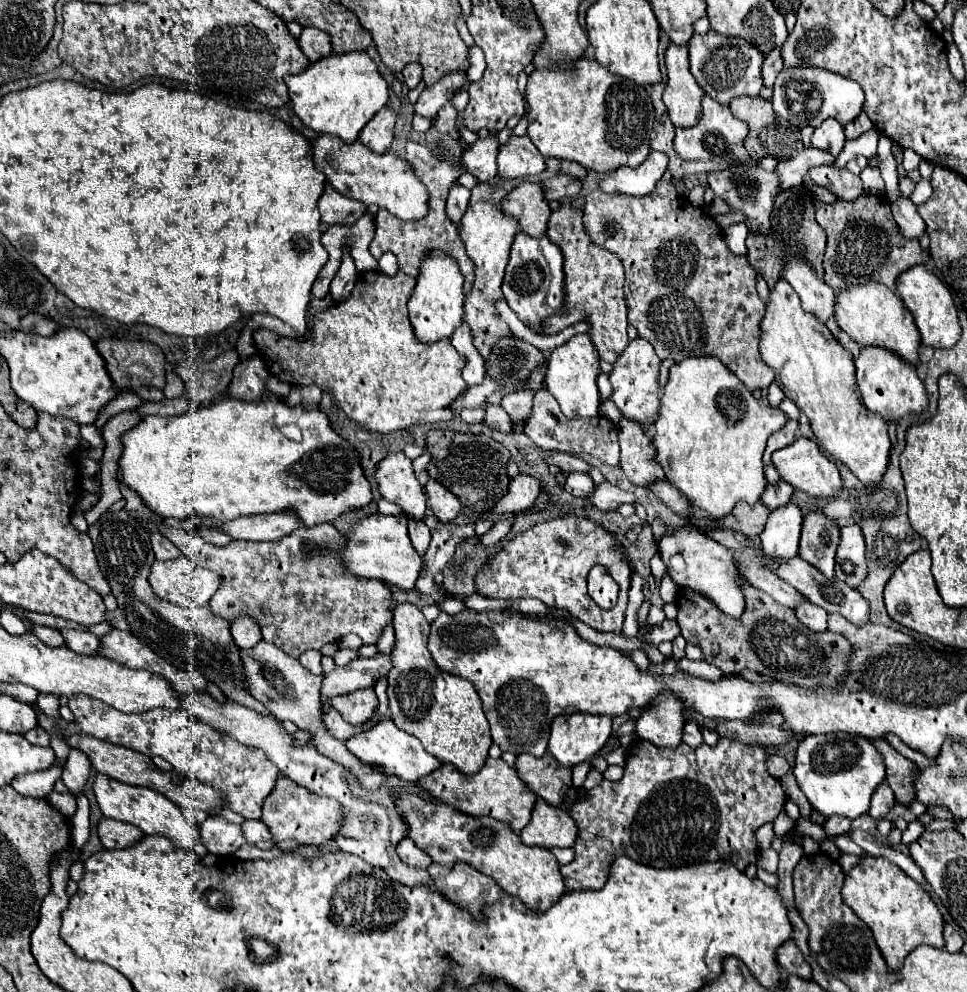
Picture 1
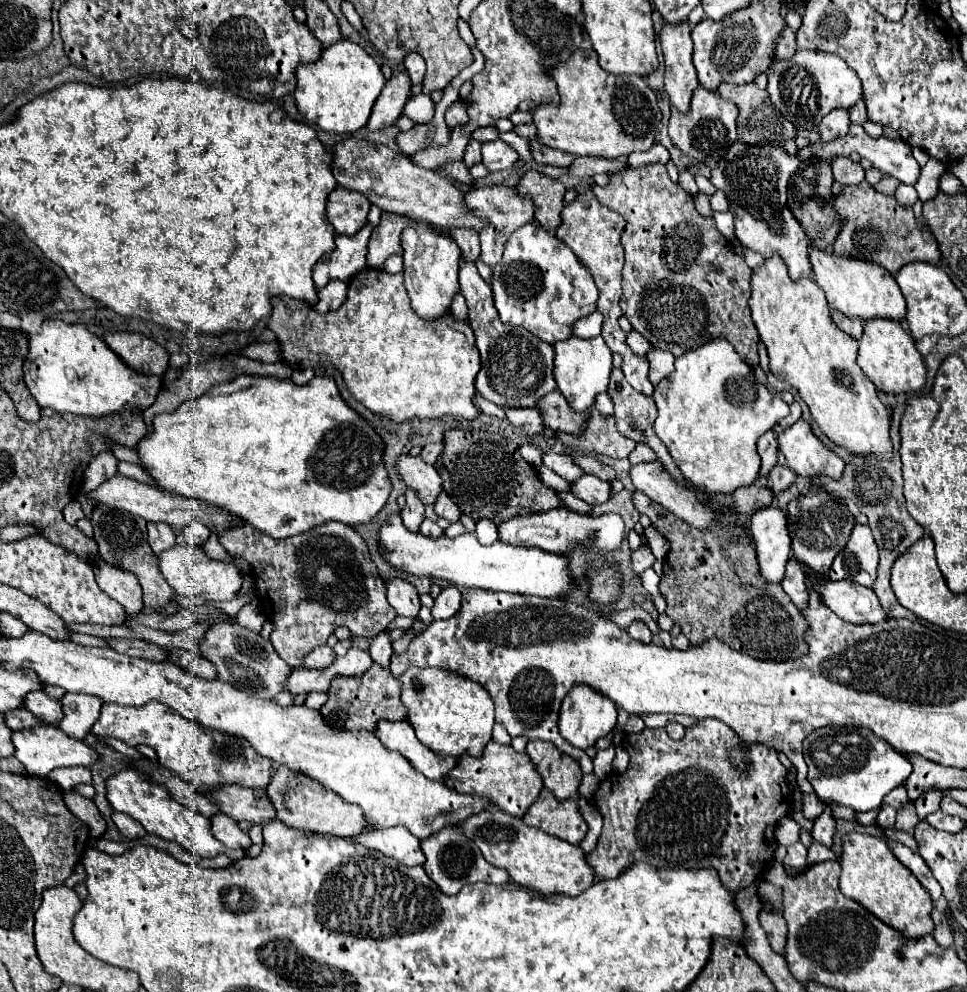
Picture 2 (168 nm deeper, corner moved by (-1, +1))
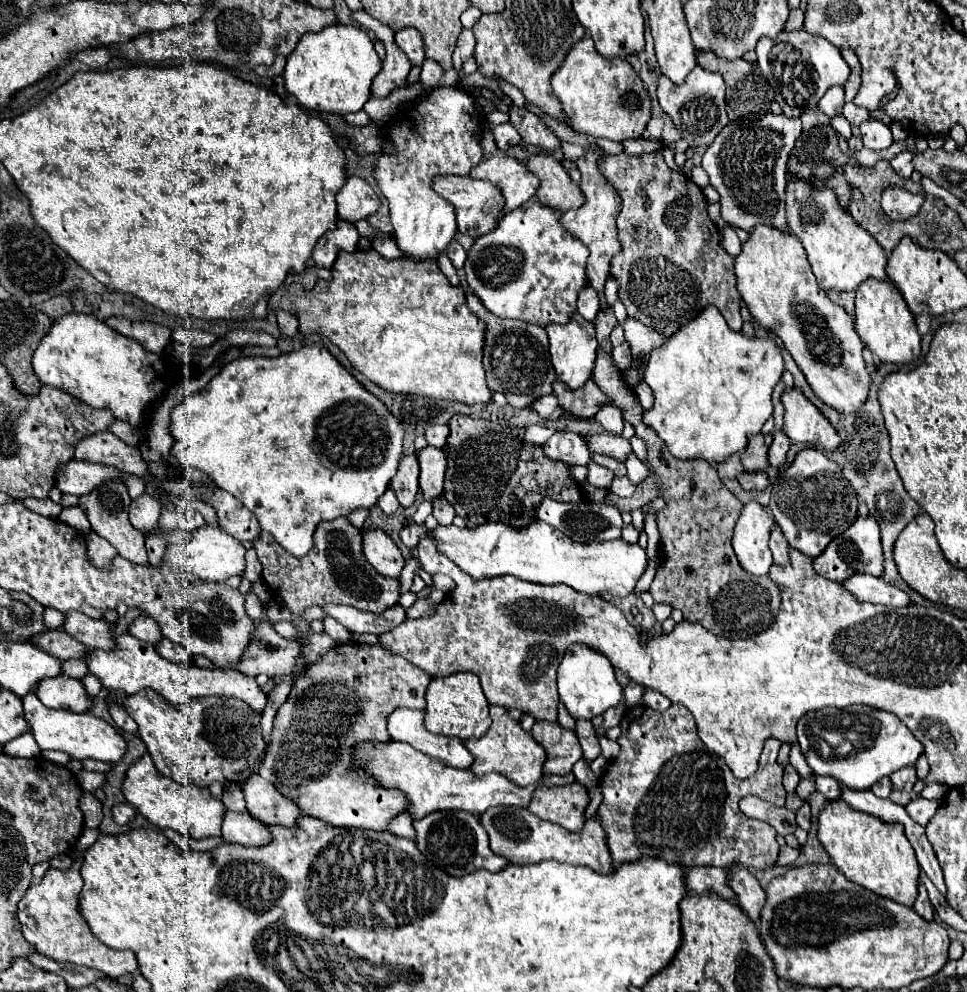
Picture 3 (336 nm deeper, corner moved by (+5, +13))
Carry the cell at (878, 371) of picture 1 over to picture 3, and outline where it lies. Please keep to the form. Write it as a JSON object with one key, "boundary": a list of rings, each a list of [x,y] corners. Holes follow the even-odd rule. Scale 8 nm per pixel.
{"boundary":[[[865,281],[855,291],[855,331],[863,345],[883,363],[907,365],[919,359],[921,337],[915,327],[915,317],[909,313],[901,293],[889,281]]]}

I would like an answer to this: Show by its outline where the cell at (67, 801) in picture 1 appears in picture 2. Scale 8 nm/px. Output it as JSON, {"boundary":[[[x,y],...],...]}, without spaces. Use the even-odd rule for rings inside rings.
{"boundary":[[[67,791],[65,801],[67,801],[67,807],[71,809],[71,813],[75,813],[75,817],[79,817],[85,825],[89,825],[93,839],[99,839],[105,833],[107,825],[105,825],[103,817],[99,815],[99,809],[95,807],[95,803],[91,799],[85,799],[75,791]]]}

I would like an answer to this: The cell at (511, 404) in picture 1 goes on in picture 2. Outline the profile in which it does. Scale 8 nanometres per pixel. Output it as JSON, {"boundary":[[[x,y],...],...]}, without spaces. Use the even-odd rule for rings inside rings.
{"boundary":[[[559,391],[547,393],[539,401],[537,407],[543,413],[545,427],[549,427],[553,431],[573,433],[573,435],[583,433],[589,417],[591,417],[591,409],[585,409],[585,411],[579,411],[579,413],[575,409],[571,409],[567,399]]]}

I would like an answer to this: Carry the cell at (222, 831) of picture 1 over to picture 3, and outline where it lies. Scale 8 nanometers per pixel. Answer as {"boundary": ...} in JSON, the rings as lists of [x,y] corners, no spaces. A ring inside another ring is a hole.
{"boundary":[[[225,811],[223,817],[223,839],[227,843],[239,843],[245,847],[265,845],[269,841],[269,831],[249,813],[233,813]]]}

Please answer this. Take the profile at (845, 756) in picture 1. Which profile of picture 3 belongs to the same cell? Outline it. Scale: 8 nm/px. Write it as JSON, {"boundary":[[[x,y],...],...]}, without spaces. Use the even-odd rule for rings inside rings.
{"boundary":[[[853,705],[843,709],[825,707],[825,709],[805,713],[805,717],[801,717],[801,721],[797,723],[797,741],[801,745],[801,753],[805,755],[809,767],[817,775],[829,775],[849,789],[871,789],[879,779],[889,777],[891,773],[903,767],[915,765],[917,757],[923,751],[923,745],[895,715],[865,705]]]}

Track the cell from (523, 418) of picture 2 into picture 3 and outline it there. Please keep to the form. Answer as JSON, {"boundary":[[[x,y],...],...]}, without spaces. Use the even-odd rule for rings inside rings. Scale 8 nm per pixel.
{"boundary":[[[547,395],[547,397],[539,397],[531,407],[531,411],[535,411],[539,417],[543,419],[559,419],[563,415],[563,409],[557,405],[555,395]]]}

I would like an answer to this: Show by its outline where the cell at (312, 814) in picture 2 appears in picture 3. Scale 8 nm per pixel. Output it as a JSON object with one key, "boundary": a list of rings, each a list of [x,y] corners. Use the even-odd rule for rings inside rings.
{"boundary":[[[345,643],[333,647],[317,665],[309,667],[305,677],[301,677],[287,701],[279,707],[275,715],[275,725],[271,733],[271,747],[263,765],[259,767],[259,775],[271,781],[283,797],[297,801],[297,807],[303,815],[313,815],[317,819],[329,821],[337,827],[361,827],[373,831],[385,831],[389,819],[405,811],[405,797],[397,791],[381,789],[371,785],[371,779],[363,773],[349,771],[349,751],[359,741],[389,741],[389,733],[385,727],[385,717],[397,707],[423,709],[425,699],[423,693],[431,681],[423,669],[413,667],[403,657],[391,655],[381,645],[357,645]]]}

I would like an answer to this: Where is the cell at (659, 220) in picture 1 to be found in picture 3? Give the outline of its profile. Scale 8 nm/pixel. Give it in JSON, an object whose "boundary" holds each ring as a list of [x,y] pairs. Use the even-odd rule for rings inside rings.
{"boundary":[[[659,151],[645,155],[605,155],[599,159],[599,173],[623,199],[623,209],[617,217],[621,253],[611,261],[611,275],[619,285],[619,299],[631,319],[655,329],[663,337],[671,337],[677,329],[693,321],[707,305],[715,305],[733,331],[741,331],[741,295],[735,287],[733,263],[735,259],[721,247],[721,235],[715,223],[707,215],[707,201],[701,189],[683,173],[675,173],[667,167]],[[703,269],[703,281],[697,281],[697,271]]]}

